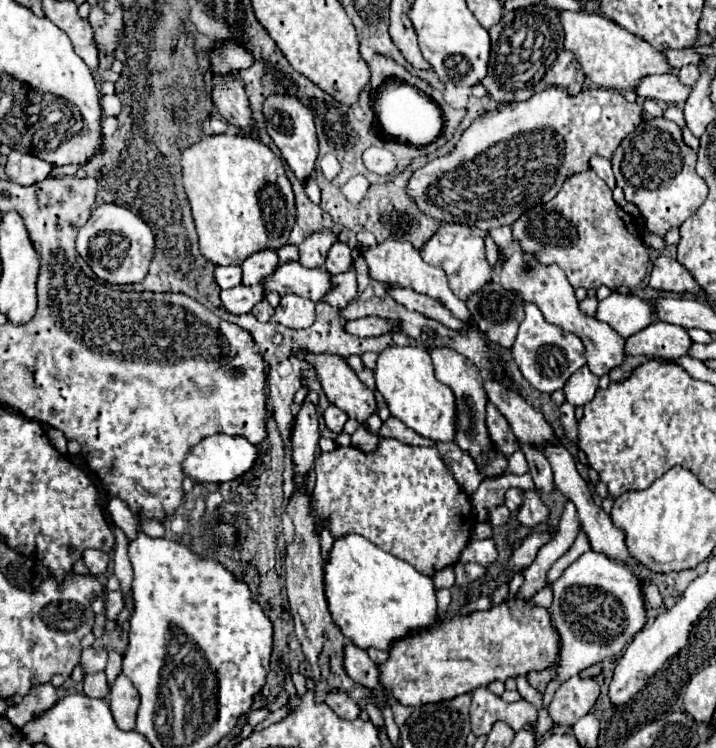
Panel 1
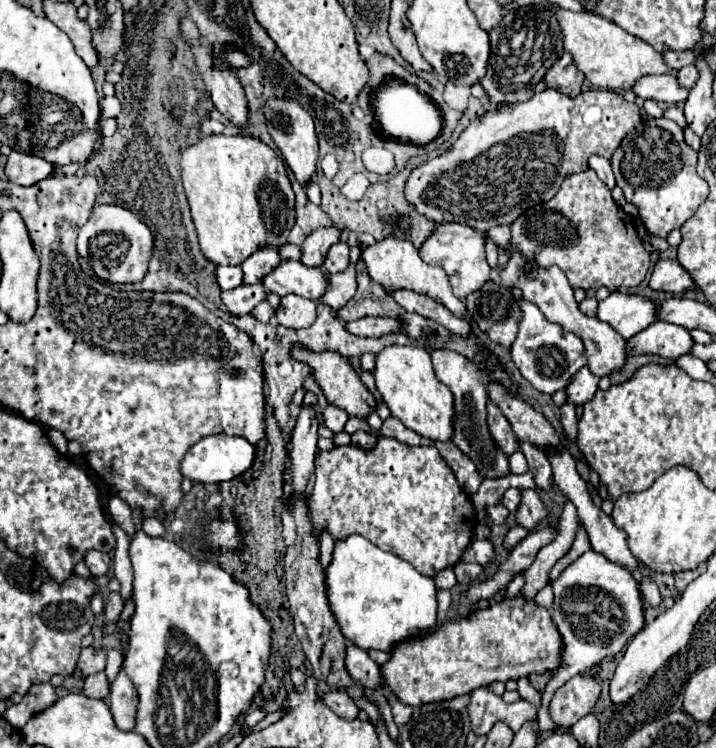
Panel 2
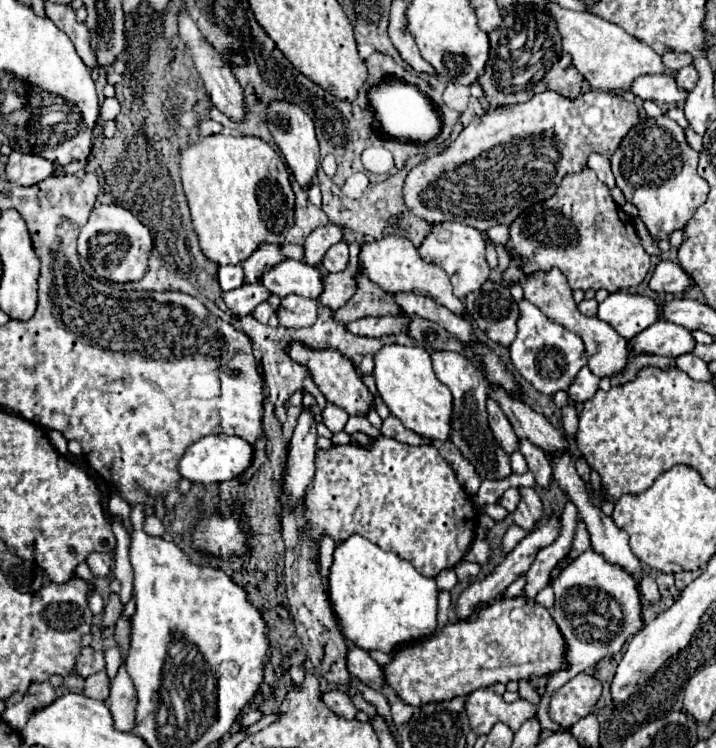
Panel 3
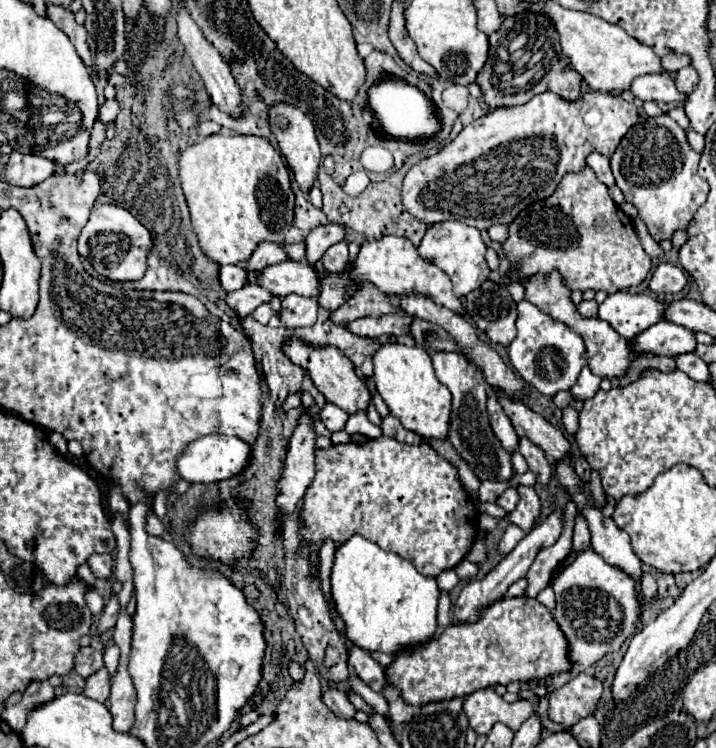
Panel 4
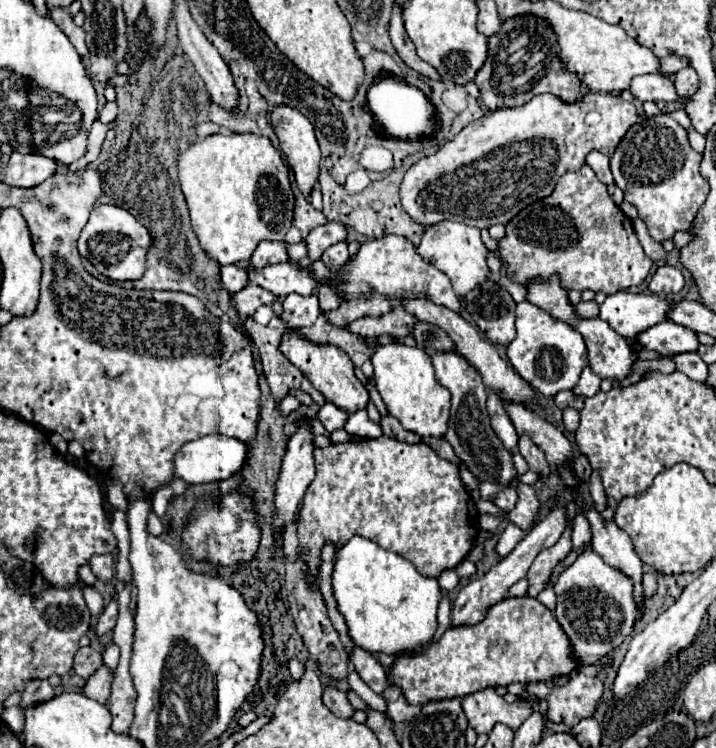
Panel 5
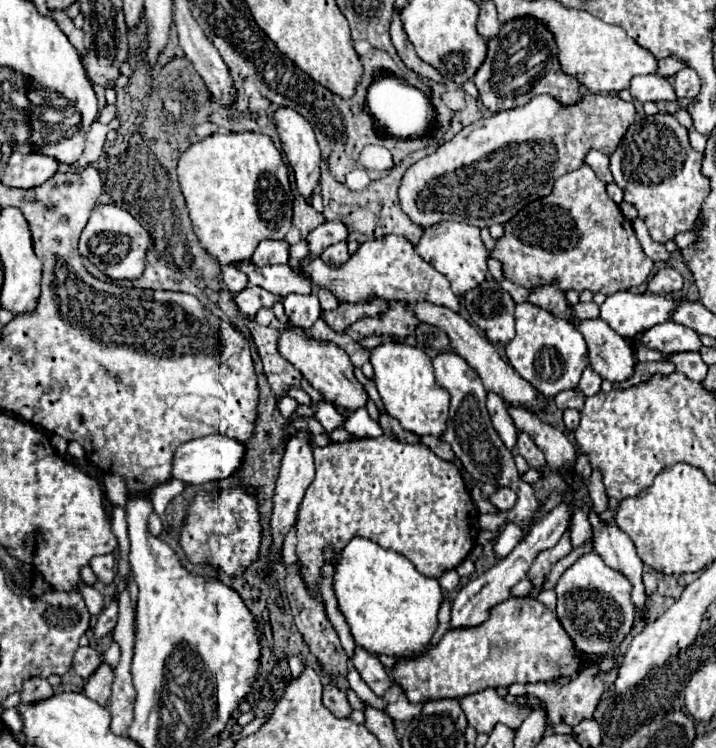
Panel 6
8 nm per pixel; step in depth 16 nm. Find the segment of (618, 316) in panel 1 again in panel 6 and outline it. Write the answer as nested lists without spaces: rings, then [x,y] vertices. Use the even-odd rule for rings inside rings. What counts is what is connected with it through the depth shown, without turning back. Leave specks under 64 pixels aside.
[[[616,292],[600,306],[600,318],[620,336],[632,338],[642,330],[668,322],[678,306],[680,300],[674,300],[668,294]]]

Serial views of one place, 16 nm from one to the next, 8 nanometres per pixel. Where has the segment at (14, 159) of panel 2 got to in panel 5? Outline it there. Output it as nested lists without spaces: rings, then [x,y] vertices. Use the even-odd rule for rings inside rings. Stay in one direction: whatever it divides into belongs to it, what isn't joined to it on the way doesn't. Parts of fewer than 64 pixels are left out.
[[[12,152],[10,162],[4,170],[4,184],[16,188],[34,188],[56,174],[56,160],[42,154],[20,154]]]

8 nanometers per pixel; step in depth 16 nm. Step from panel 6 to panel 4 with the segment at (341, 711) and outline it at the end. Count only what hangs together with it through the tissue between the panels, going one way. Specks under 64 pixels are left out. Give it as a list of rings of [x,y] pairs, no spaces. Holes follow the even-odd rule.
[[[328,688],[322,694],[322,702],[338,716],[338,718],[352,718],[354,716],[354,706],[350,704],[346,692],[340,692],[338,688]]]

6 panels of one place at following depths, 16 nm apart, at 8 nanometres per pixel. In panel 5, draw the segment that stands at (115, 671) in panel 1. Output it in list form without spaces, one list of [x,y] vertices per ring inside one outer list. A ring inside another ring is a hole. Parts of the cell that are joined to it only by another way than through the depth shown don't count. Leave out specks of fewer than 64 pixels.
[[[110,644],[110,648],[104,652],[104,662],[114,672],[114,668],[118,666],[118,660],[120,660],[120,648],[116,644]]]

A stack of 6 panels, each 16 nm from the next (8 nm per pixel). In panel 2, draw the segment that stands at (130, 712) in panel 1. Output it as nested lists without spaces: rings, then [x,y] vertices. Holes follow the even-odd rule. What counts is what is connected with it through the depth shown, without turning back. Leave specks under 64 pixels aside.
[[[120,668],[118,676],[114,678],[114,682],[110,686],[108,704],[110,704],[110,712],[114,716],[116,728],[118,730],[132,730],[136,724],[138,694],[136,694],[132,680],[124,672],[124,668]]]

